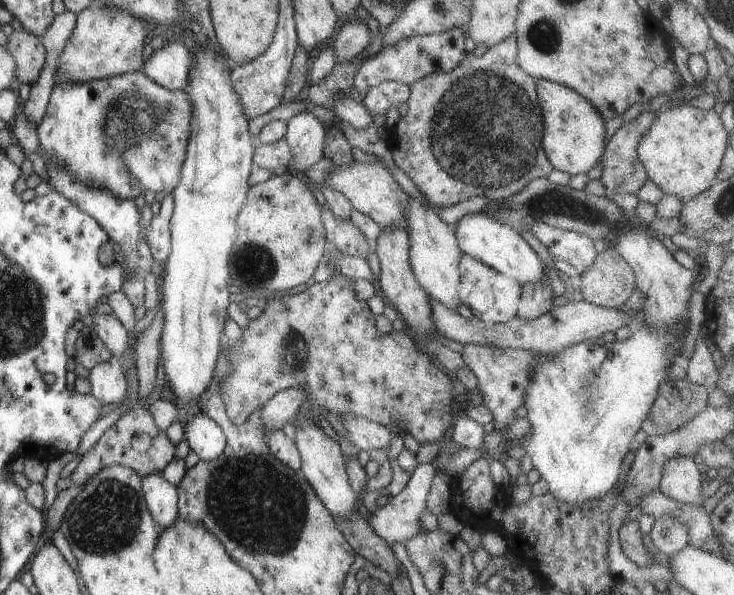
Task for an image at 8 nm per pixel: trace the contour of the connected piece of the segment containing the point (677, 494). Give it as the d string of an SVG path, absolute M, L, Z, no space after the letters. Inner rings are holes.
M695 456L671 459L663 469L658 489L671 500L692 507L702 507L703 476Z

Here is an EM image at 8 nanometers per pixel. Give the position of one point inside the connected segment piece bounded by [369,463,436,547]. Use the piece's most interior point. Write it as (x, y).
(399, 521)

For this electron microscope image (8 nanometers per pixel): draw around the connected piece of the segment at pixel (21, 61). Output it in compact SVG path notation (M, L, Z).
M13 32L8 37L6 46L16 62L15 77L20 83L34 85L39 78L47 53L41 44L40 37L28 32Z

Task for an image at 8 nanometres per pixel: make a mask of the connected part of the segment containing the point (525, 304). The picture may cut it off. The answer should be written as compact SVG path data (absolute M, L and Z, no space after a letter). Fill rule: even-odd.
M548 278L542 283L528 284L522 288L517 317L535 320L553 308L554 299Z

